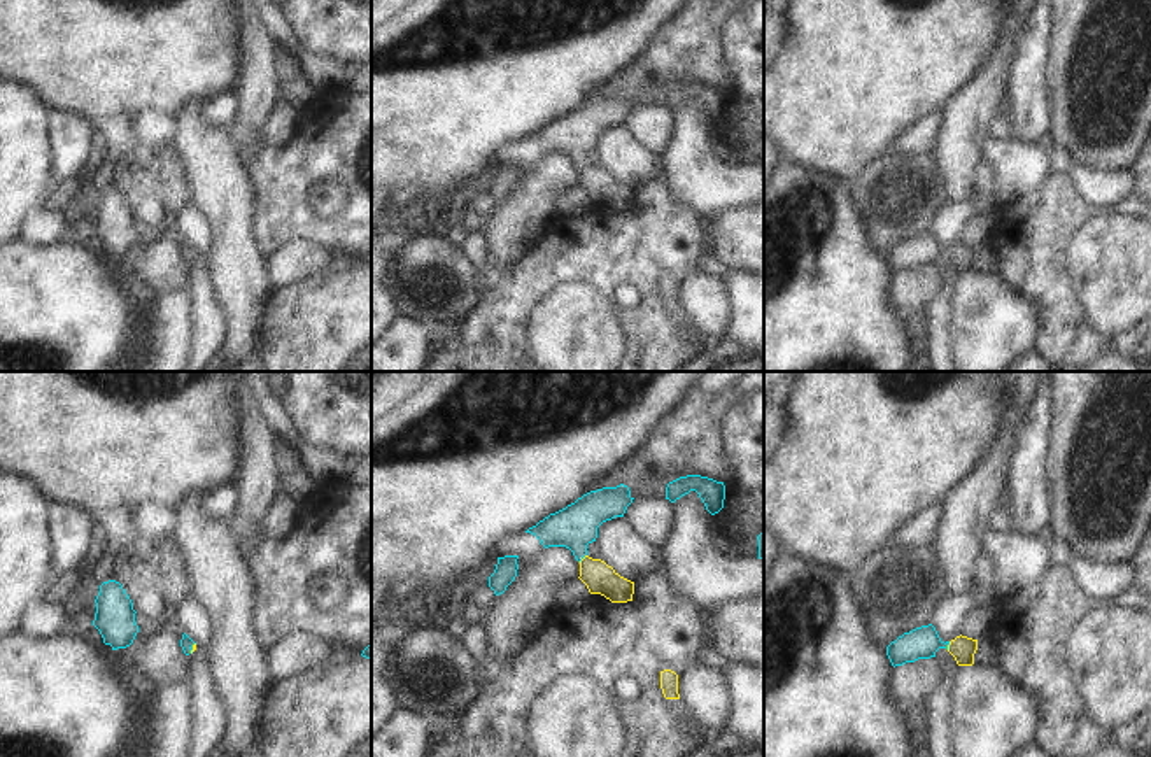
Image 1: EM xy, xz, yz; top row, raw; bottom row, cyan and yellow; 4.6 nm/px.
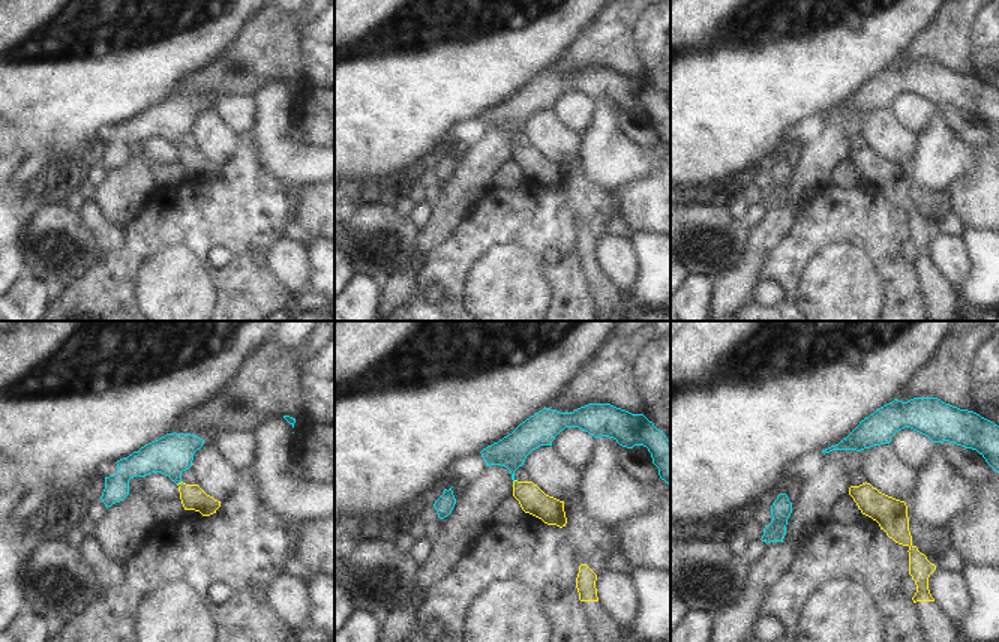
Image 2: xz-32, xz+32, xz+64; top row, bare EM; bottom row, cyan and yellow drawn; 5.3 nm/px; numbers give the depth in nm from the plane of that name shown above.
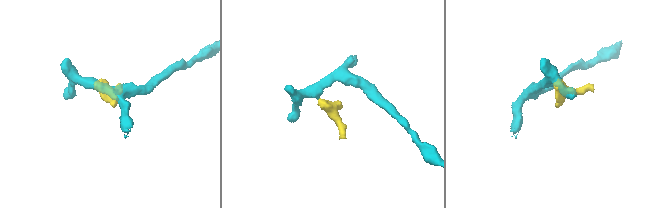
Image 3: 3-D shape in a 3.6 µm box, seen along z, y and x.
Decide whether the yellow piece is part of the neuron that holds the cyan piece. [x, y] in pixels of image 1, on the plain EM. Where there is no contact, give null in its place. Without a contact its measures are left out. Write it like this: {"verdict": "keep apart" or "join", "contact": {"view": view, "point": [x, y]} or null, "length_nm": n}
{"verdict": "join", "contact": {"view": "yz", "point": [948, 251]}, "length_nm": 40}

